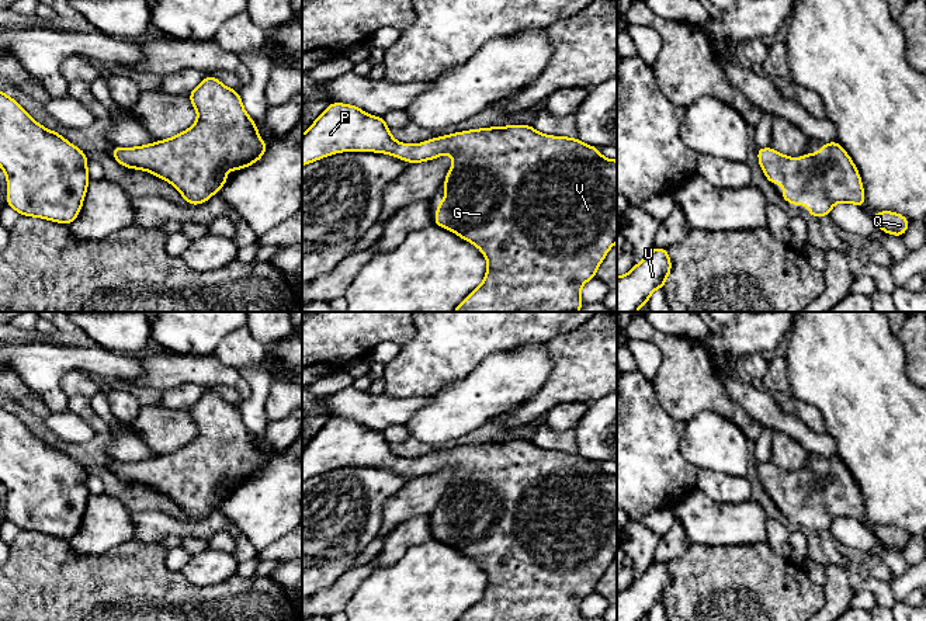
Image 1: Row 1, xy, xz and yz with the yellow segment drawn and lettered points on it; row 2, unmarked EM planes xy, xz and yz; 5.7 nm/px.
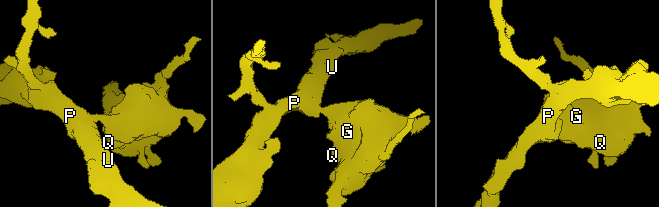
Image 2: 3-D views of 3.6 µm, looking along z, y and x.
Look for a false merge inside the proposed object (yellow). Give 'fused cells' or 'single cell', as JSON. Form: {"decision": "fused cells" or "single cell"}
{"decision": "single cell"}

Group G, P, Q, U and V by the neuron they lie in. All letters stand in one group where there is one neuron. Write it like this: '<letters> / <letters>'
G P Q U V

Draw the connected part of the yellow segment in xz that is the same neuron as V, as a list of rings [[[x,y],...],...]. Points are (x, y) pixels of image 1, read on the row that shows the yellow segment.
[[[330,103],[302,135],[302,166],[337,152],[386,153],[409,164],[444,153],[454,157],[444,181],[447,197],[437,202],[433,223],[479,247],[488,260],[488,271],[483,282],[452,312],[578,312],[585,305],[582,285],[596,277],[599,266],[617,242],[617,160],[603,157],[597,148],[578,138],[544,135],[531,125],[510,125],[406,145],[392,138],[382,117],[372,117],[356,105]]]

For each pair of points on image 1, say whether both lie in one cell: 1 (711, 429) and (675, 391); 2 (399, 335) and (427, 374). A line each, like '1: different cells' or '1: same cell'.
1: different cells
2: different cells

